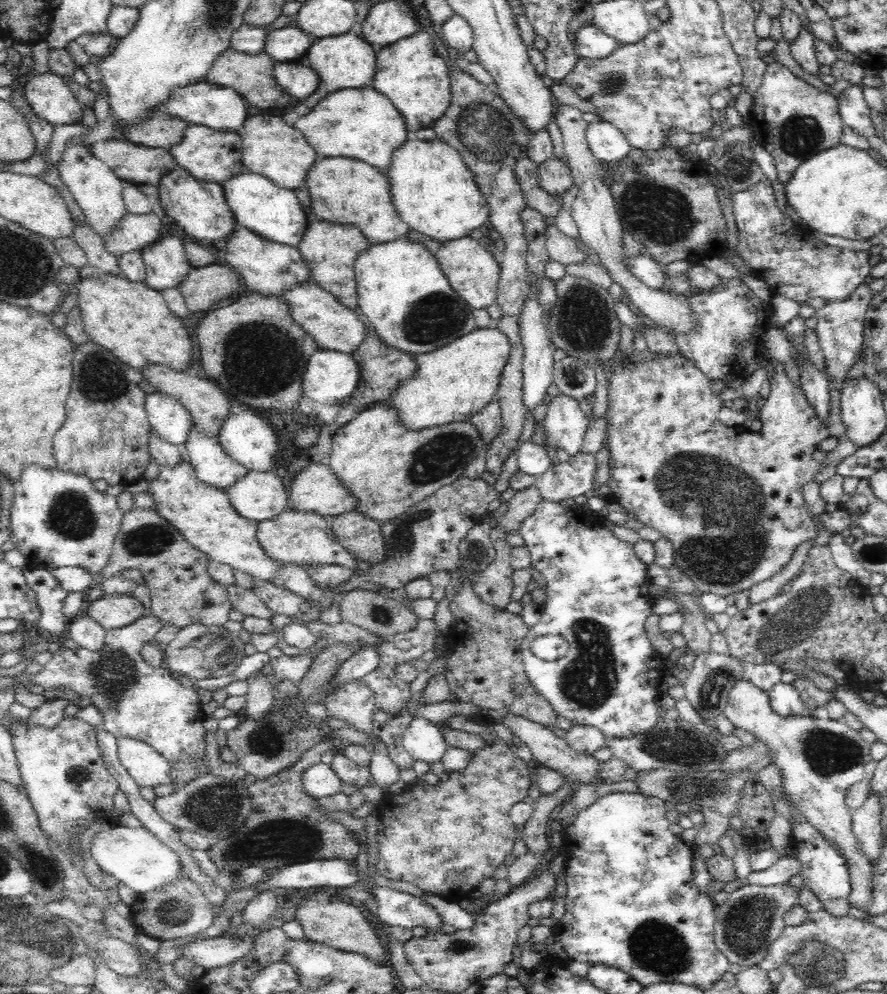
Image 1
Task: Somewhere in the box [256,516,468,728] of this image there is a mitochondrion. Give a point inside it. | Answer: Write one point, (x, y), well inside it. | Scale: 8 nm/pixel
(380, 614)

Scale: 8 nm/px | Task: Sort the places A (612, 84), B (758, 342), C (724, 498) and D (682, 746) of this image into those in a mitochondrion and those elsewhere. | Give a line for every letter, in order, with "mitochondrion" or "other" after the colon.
A: mitochondrion
B: other
C: mitochondrion
D: mitochondrion

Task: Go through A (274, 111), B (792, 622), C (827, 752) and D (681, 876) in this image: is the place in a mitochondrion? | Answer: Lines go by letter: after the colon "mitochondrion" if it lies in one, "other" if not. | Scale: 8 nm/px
A: other
B: mitochondrion
C: mitochondrion
D: other

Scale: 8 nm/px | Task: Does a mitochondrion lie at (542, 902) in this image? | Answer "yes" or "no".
no

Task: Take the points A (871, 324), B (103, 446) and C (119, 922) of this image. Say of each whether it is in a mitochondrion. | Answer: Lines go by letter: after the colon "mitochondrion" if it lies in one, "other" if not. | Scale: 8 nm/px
A: other
B: other
C: other

